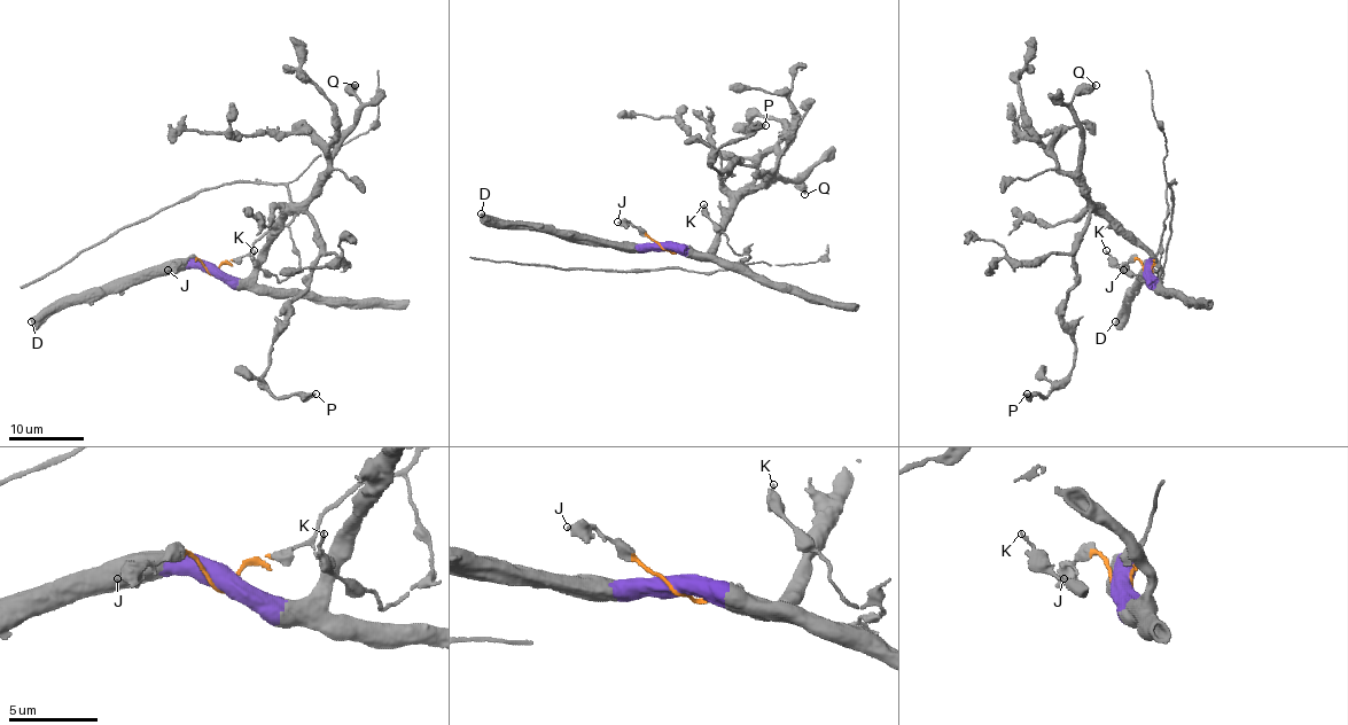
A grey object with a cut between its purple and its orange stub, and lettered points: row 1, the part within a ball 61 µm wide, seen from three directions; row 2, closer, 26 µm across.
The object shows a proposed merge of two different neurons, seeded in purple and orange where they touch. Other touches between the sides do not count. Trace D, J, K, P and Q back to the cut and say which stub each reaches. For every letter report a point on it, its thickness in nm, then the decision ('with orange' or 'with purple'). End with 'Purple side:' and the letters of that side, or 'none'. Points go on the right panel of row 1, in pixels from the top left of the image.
D: place (1115, 321); calibre 500 nm; with purple
J: place (1123, 270); calibre 600 nm; with orange
K: place (1106, 250); calibre 150 nm; with orange
P: place (1027, 394); calibre 440 nm; with purple
Q: place (1096, 85); calibre 480 nm; with purple
Purple side: D, P, Q

